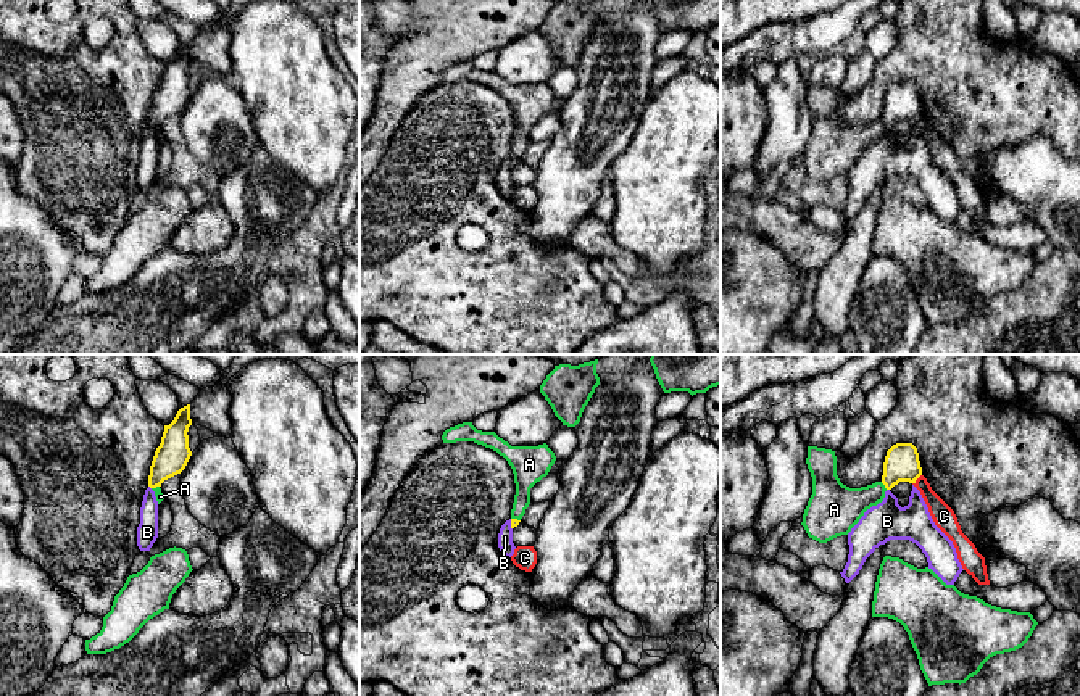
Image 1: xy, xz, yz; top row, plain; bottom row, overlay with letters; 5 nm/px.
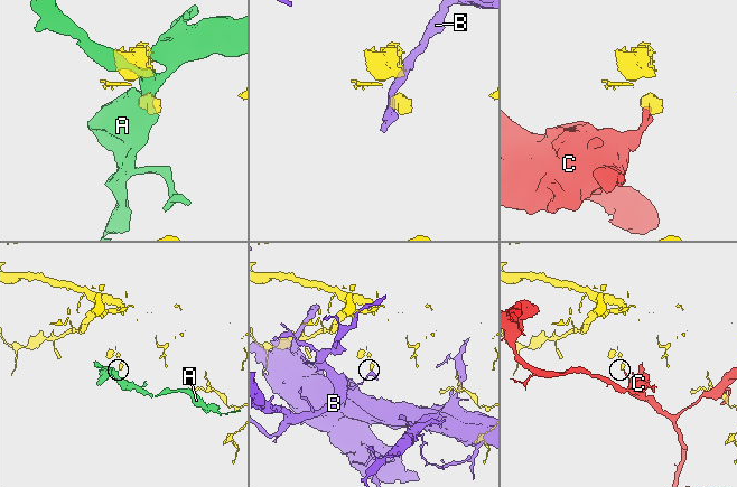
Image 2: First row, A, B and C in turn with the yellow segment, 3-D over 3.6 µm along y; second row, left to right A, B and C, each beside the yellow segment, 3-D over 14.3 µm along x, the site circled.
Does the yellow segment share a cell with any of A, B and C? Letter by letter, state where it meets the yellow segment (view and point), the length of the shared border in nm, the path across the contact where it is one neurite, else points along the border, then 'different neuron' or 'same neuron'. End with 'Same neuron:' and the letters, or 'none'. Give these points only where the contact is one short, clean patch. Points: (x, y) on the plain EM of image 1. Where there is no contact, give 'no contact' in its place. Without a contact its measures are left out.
A: contact yz (884, 123); length 50 nm; border yz (880, 121), (887, 128); different neuron
B: contact xz (511, 163); length 60 nm; border xz (510, 158), (511, 168); different neuron
C: contact yz (918, 116); length 70 nm; different neuron
Same neuron: none

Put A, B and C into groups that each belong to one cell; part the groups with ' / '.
A / B / C

